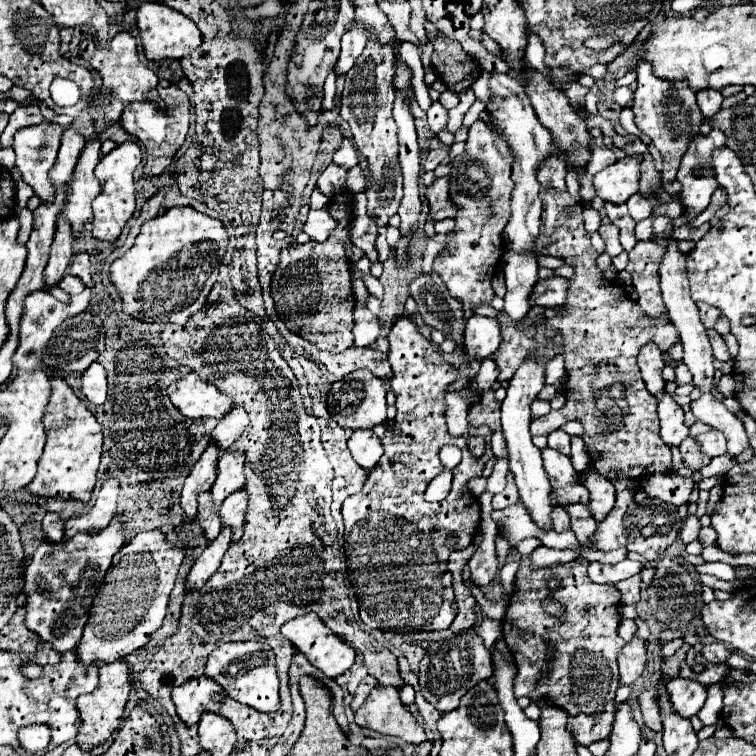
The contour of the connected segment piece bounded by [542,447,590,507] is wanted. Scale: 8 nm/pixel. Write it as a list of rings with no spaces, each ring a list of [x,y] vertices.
[[[546,447],[542,451],[542,459],[544,459],[544,471],[548,473],[550,485],[556,493],[558,505],[570,507],[574,503],[580,503],[580,505],[588,507],[590,505],[590,493],[580,483],[580,477],[572,467],[570,457]]]

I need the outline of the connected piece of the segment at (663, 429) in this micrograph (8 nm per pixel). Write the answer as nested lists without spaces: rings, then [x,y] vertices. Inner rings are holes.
[[[664,391],[658,401],[660,415],[660,437],[666,445],[680,445],[688,437],[688,427],[684,425],[684,411],[674,401],[674,397]]]

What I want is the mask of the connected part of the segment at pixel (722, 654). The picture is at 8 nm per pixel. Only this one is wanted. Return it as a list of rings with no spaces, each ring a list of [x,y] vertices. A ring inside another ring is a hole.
[[[710,643],[710,645],[704,645],[702,649],[702,657],[710,663],[726,663],[730,655],[732,651],[724,643]]]

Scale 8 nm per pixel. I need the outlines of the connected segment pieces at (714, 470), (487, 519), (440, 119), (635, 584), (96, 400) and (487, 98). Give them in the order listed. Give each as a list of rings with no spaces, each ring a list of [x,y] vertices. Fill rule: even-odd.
[[[728,454],[714,457],[711,462],[701,469],[702,479],[714,475],[725,475],[734,465],[736,459]]]
[[[482,513],[482,527],[484,527],[484,539],[480,543],[480,547],[476,549],[476,553],[472,555],[472,559],[468,561],[470,573],[472,573],[472,581],[480,587],[486,587],[494,581],[500,565],[494,553],[494,539],[498,533],[496,523],[492,521],[490,513]]]
[[[434,102],[431,108],[427,111],[427,121],[430,130],[434,133],[438,133],[446,127],[448,121],[448,111],[442,107],[438,102]]]
[[[630,577],[626,581],[616,583],[621,594],[620,605],[636,606],[641,596],[641,582],[641,577]]]
[[[92,363],[84,375],[82,375],[82,391],[84,397],[88,401],[92,401],[94,405],[102,405],[106,401],[106,391],[108,391],[108,383],[106,383],[106,371],[100,363]]]
[[[482,71],[480,73],[480,79],[476,79],[476,83],[472,85],[472,91],[476,95],[476,101],[482,101],[486,105],[486,113],[490,113],[488,111],[488,105],[492,103],[492,93],[488,89],[488,79],[492,79],[492,75],[486,73],[486,71]]]

